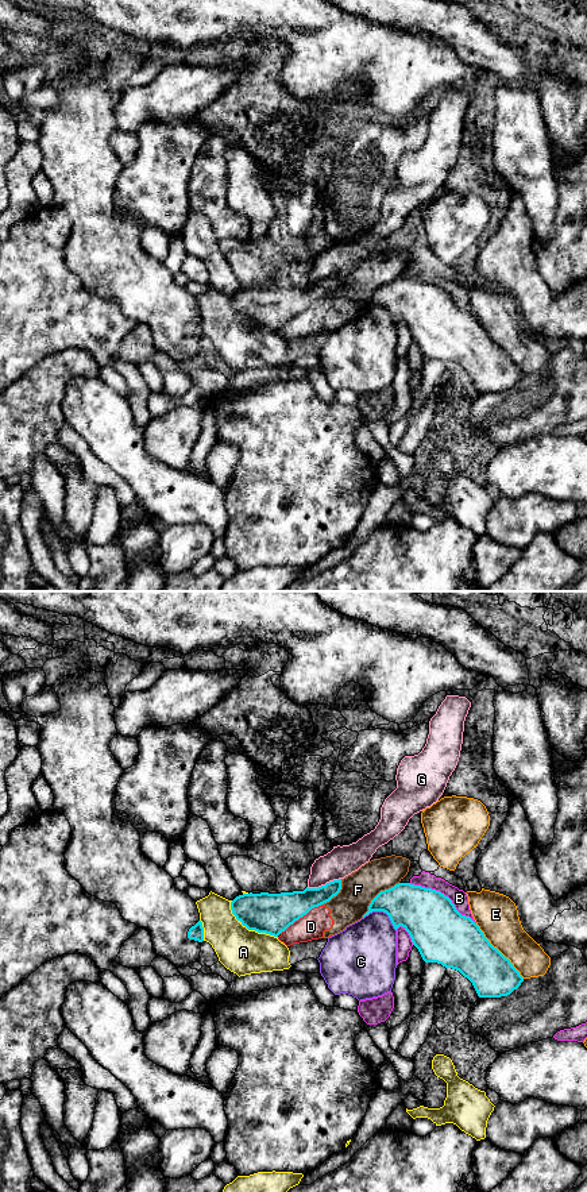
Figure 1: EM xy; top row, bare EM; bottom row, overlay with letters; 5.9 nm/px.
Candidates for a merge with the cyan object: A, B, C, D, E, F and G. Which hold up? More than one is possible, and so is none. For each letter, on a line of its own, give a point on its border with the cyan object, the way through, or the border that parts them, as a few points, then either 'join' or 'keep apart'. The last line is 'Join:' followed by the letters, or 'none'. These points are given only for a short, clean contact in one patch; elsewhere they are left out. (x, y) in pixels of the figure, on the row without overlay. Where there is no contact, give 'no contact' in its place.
A: contact xy (248, 324); keep apart
B: contact xy (443, 289); keep apart
C: contact xy (383, 307); keep apart
D: contact xy (300, 312); keep apart
E: contact xy (498, 346); keep apart
F: contact xy (377, 290); keep apart
G: contact xy (323, 281); keep apart
Join: none

